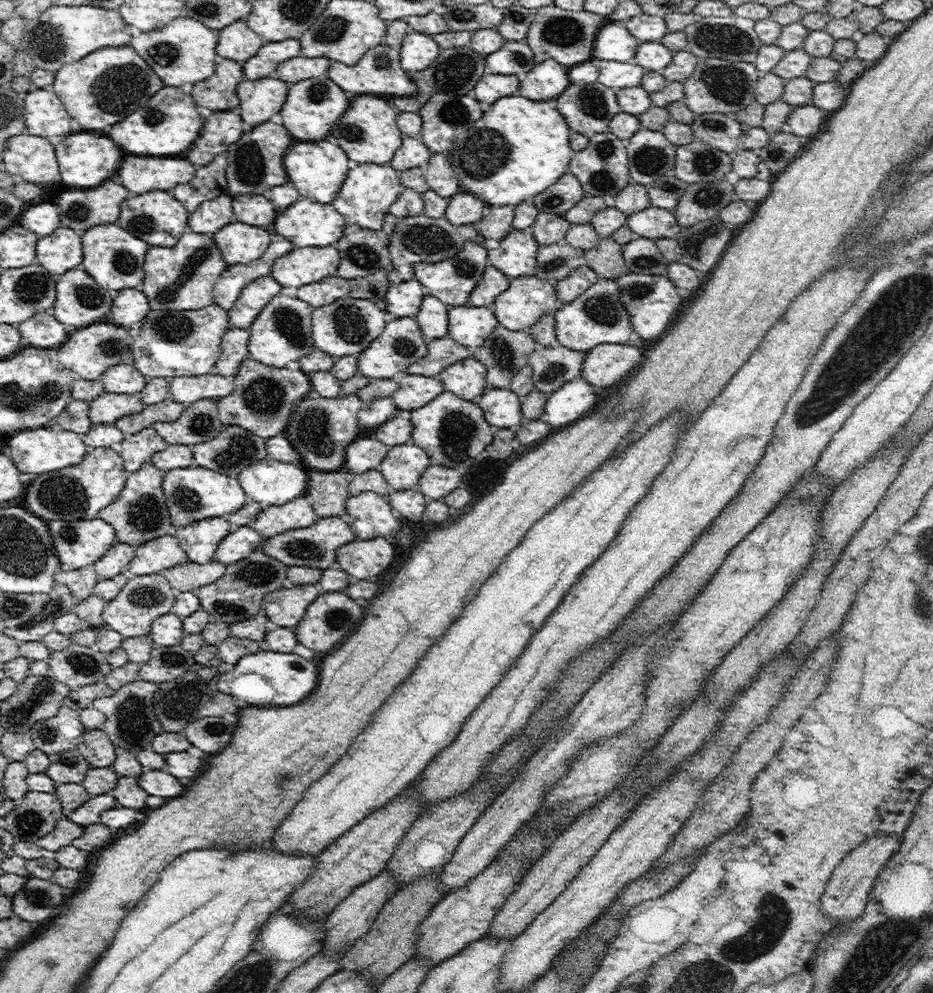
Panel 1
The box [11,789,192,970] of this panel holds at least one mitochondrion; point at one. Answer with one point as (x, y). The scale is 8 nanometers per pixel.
(38, 896)

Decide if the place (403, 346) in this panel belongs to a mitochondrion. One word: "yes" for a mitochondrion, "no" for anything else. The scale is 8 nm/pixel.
yes

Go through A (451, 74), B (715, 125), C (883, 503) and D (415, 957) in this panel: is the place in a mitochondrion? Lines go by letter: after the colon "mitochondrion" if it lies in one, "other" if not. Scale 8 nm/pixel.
A: mitochondrion
B: mitochondrion
C: other
D: other

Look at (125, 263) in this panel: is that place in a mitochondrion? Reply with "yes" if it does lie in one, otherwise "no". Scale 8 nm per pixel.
yes

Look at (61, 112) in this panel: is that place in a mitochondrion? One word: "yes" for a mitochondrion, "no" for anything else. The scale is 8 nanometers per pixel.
no

